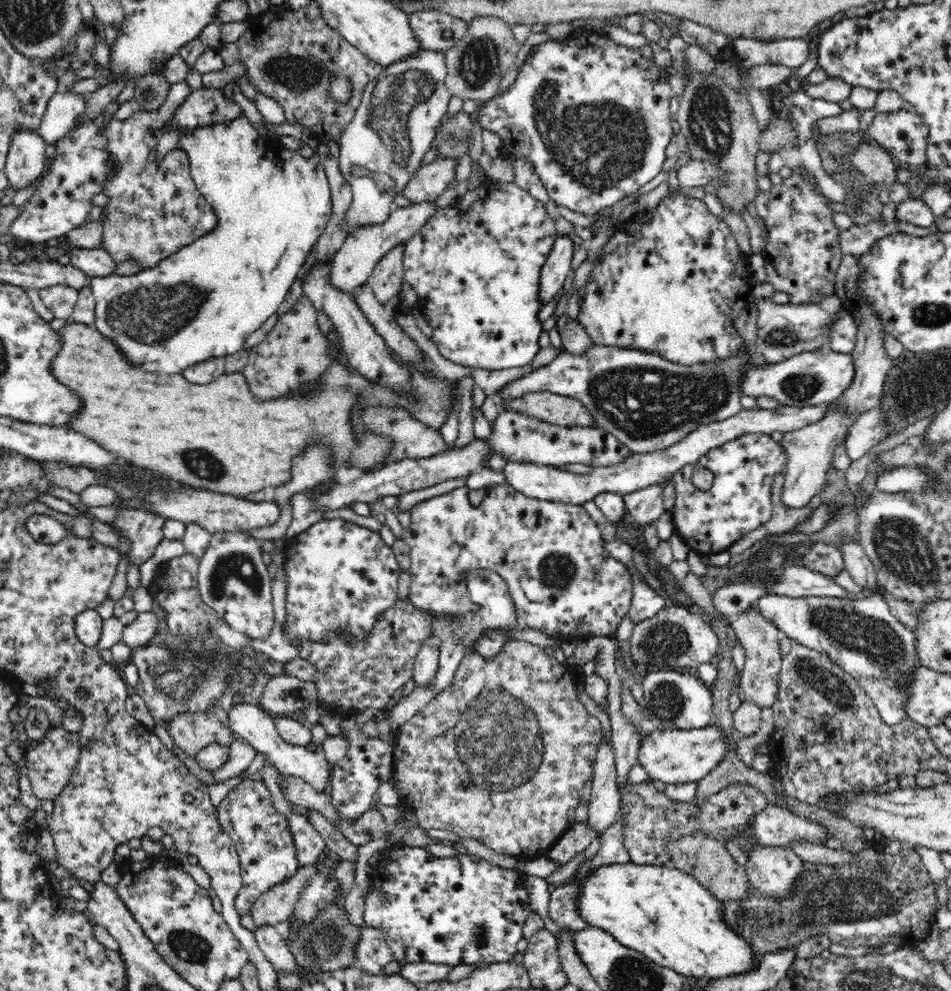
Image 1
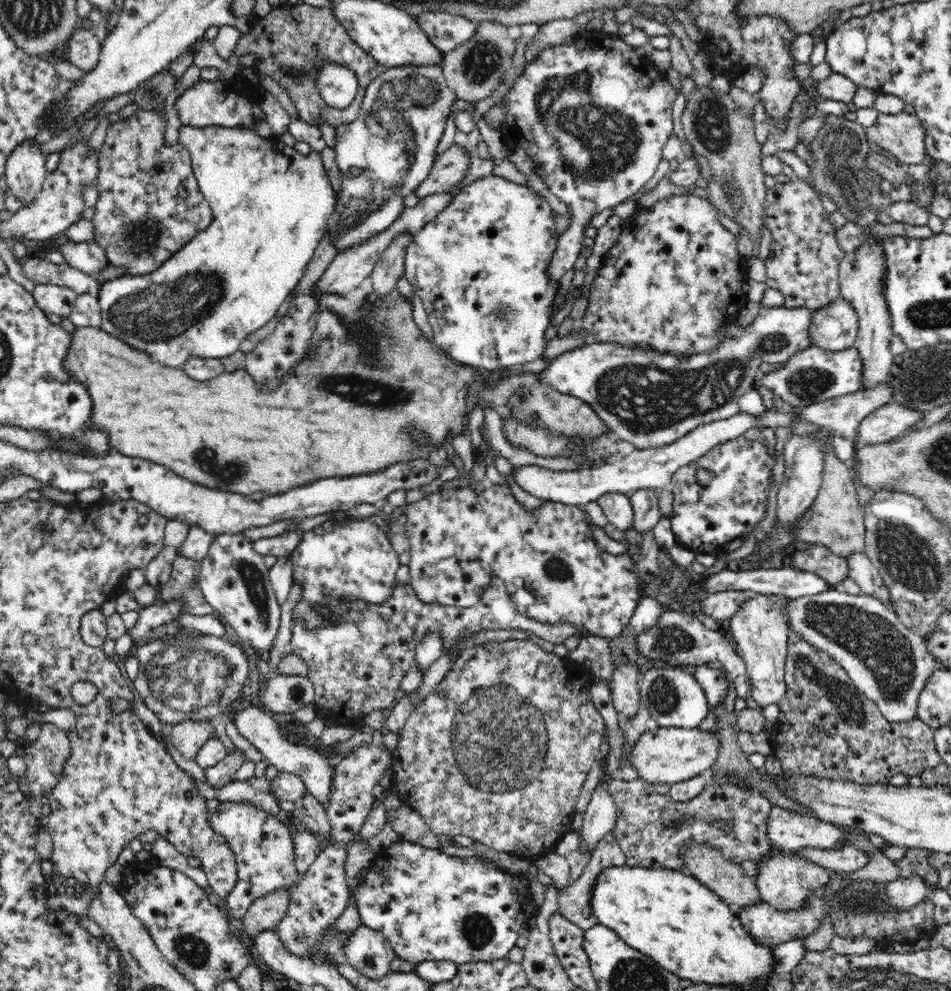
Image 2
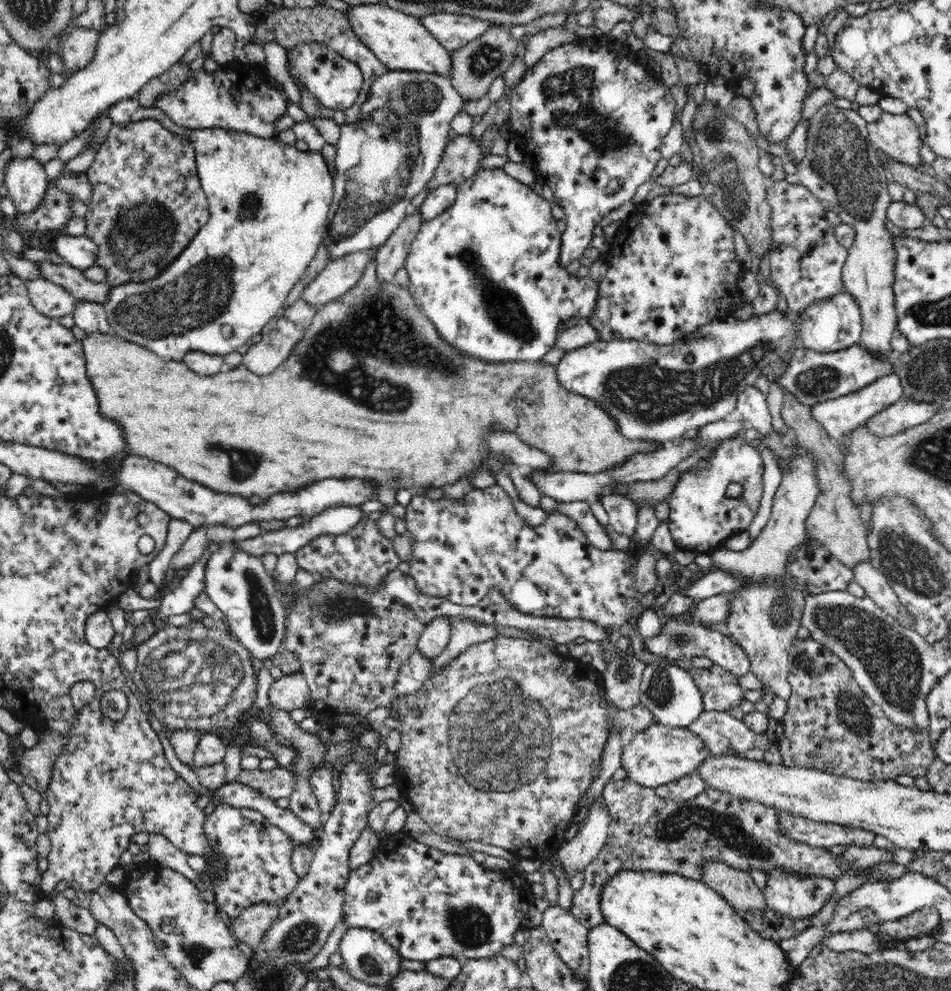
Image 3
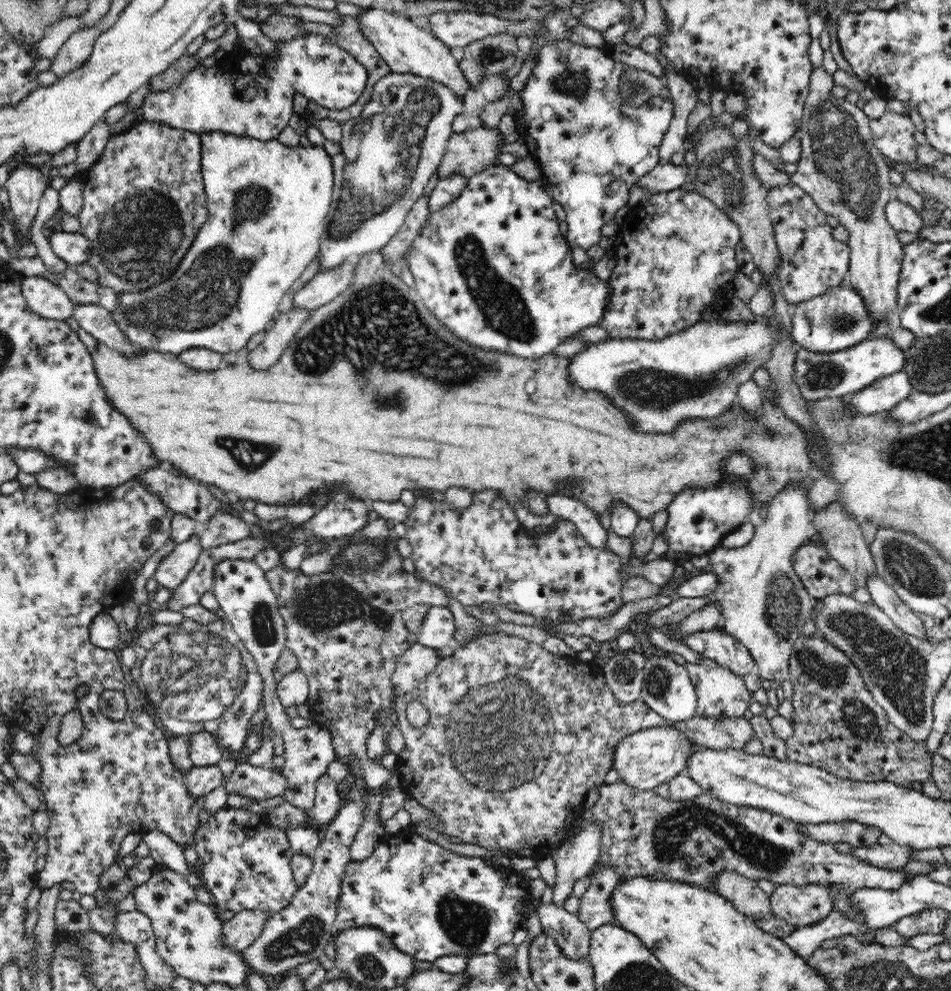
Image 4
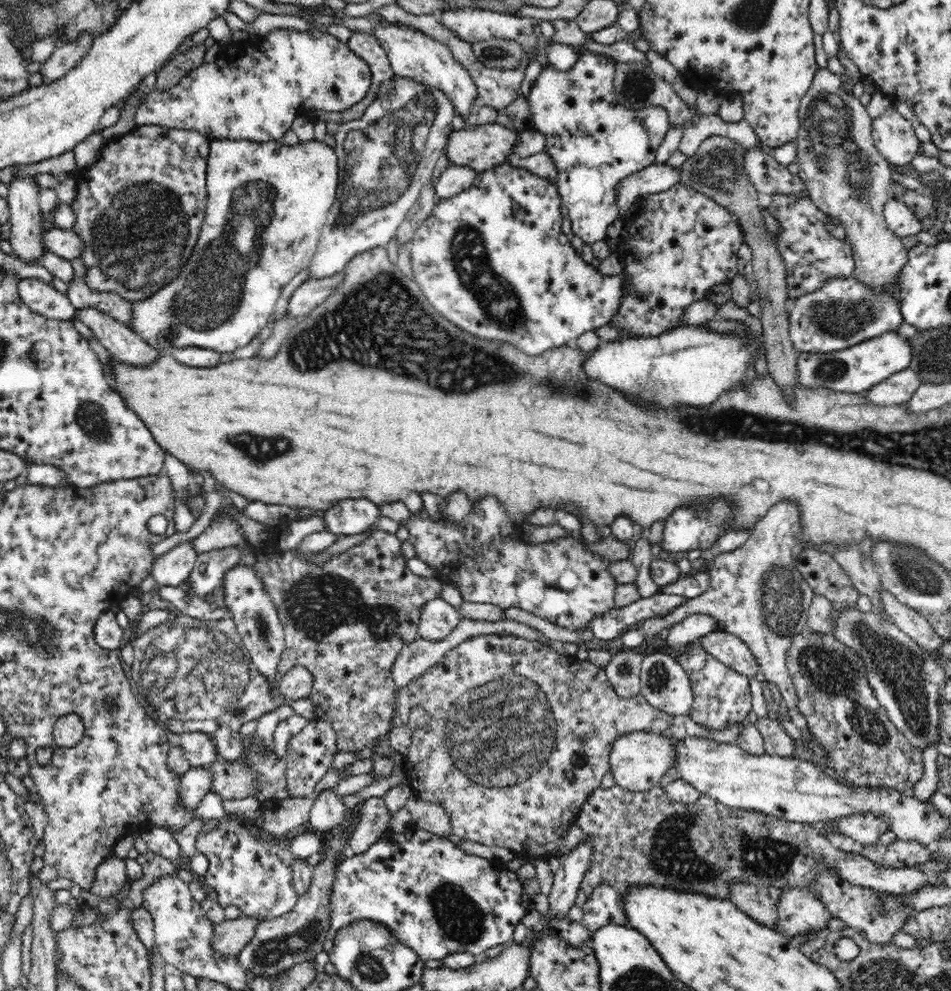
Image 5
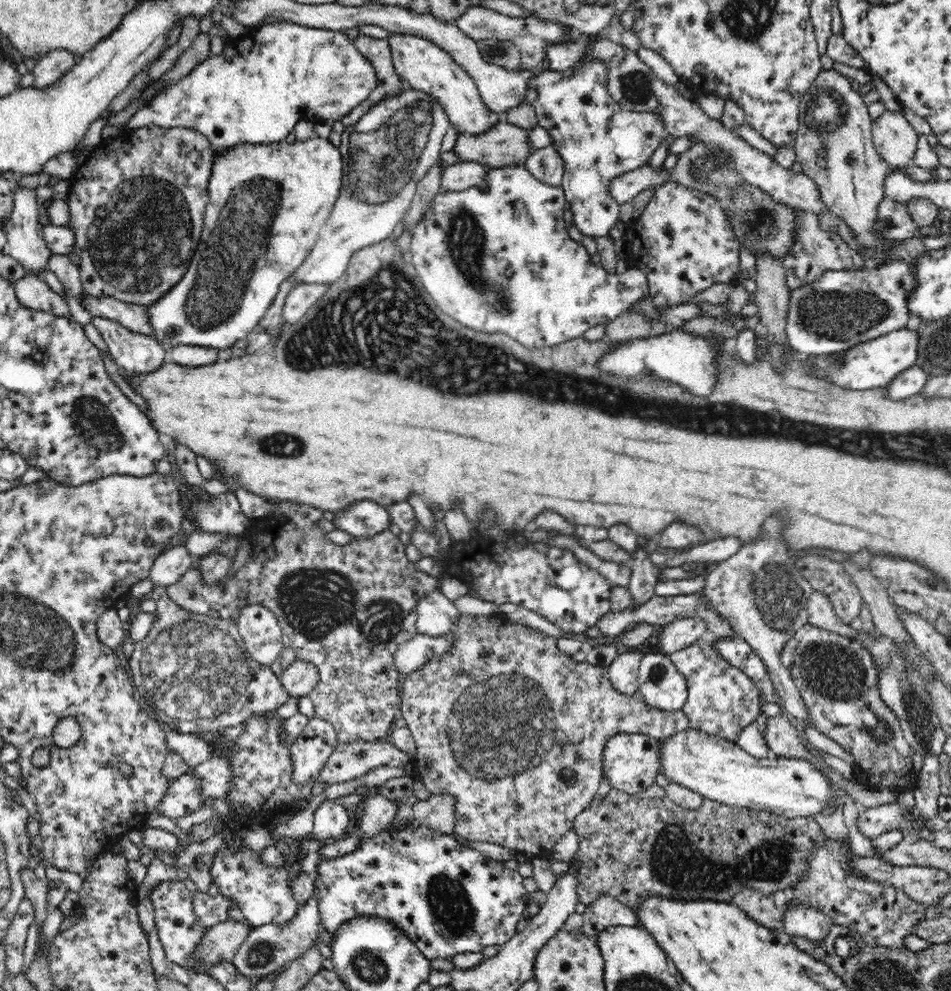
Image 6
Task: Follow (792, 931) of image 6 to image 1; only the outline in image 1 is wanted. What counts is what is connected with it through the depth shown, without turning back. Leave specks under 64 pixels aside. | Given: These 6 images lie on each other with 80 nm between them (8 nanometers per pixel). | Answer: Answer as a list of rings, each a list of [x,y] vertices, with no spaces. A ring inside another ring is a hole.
[[[752,844],[742,867],[749,884],[764,896],[786,898],[804,872],[803,860],[790,848]]]

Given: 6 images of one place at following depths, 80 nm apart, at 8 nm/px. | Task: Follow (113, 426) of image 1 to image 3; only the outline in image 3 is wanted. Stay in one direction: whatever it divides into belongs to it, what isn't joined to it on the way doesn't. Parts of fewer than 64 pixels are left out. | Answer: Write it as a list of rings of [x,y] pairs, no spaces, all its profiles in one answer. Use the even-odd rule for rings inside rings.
[[[372,262],[346,295],[318,307],[310,328],[287,361],[264,376],[256,376],[242,364],[236,370],[202,378],[184,362],[166,361],[116,335],[86,333],[80,343],[86,375],[98,397],[98,412],[104,419],[120,424],[127,454],[146,456],[172,466],[188,480],[244,498],[256,494],[266,500],[273,494],[294,492],[327,478],[361,478],[377,486],[376,500],[387,510],[396,504],[398,489],[451,485],[468,472],[474,474],[480,464],[484,470],[469,478],[469,483],[474,489],[483,489],[496,485],[490,472],[502,470],[504,462],[510,462],[506,456],[488,460],[486,436],[492,424],[516,432],[526,444],[552,456],[556,464],[550,472],[580,470],[596,474],[626,462],[634,452],[650,448],[652,442],[624,438],[614,420],[592,399],[566,391],[556,379],[556,365],[537,361],[486,363],[458,351],[436,330],[416,307],[408,288],[376,281]]]

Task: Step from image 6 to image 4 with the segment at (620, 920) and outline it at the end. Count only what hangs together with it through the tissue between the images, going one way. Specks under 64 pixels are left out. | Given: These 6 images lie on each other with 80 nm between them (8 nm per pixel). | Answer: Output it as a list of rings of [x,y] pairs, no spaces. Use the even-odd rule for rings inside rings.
[[[597,861],[588,872],[588,886],[579,898],[577,917],[592,931],[603,924],[613,924],[610,894],[621,878],[613,864]]]

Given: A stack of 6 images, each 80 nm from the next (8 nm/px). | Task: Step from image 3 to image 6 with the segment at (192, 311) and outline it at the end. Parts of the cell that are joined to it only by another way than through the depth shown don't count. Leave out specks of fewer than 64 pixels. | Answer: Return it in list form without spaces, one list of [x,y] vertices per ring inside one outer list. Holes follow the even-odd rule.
[[[313,136],[304,142],[295,141],[293,144],[286,143],[285,140],[268,144],[240,142],[236,146],[228,146],[226,150],[214,152],[208,184],[208,204],[205,208],[201,230],[202,240],[200,242],[202,244],[196,248],[196,254],[194,254],[194,258],[191,260],[190,266],[186,268],[186,272],[182,274],[182,278],[168,292],[162,294],[156,302],[144,306],[146,307],[146,315],[148,315],[149,326],[151,327],[148,335],[152,339],[156,339],[167,351],[178,345],[201,346],[216,349],[217,351],[226,350],[227,348],[232,349],[236,343],[246,345],[246,340],[252,332],[264,328],[262,327],[262,319],[275,301],[280,285],[290,278],[295,273],[295,270],[299,269],[299,266],[303,264],[306,257],[312,252],[313,246],[319,238],[321,227],[326,222],[338,195],[340,195],[344,178],[343,171],[342,155],[340,155],[338,147],[332,145],[328,139],[317,136]]]

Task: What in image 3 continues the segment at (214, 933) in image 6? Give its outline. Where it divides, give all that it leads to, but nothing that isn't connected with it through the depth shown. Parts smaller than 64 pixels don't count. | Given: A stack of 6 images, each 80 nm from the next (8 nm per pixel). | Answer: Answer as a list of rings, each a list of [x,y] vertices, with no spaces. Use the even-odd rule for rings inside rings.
[[[280,900],[280,902],[258,902],[258,904],[252,904],[252,906],[245,908],[235,919],[229,920],[231,932],[235,939],[255,949],[261,943],[270,925],[278,918],[282,902],[284,900]]]

